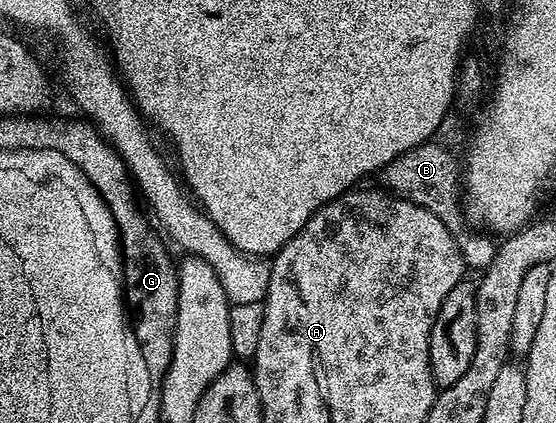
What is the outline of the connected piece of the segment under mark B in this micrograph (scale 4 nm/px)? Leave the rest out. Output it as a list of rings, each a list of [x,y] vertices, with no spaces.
[[[430,140],[424,142],[422,146],[411,148],[407,152],[403,152],[391,164],[384,166],[379,172],[380,185],[384,187],[388,193],[397,195],[398,198],[405,198],[409,202],[419,204],[423,208],[427,208],[431,212],[435,212],[435,216],[439,216],[439,220],[443,220],[443,224],[448,230],[454,234],[457,239],[457,247],[461,250],[461,255],[465,261],[466,267],[470,271],[485,271],[492,262],[497,252],[498,243],[492,242],[489,238],[484,238],[481,234],[472,234],[471,231],[465,230],[467,225],[466,215],[463,213],[463,178],[459,173],[459,162],[453,159],[453,154],[445,146],[436,146],[436,141]]]

